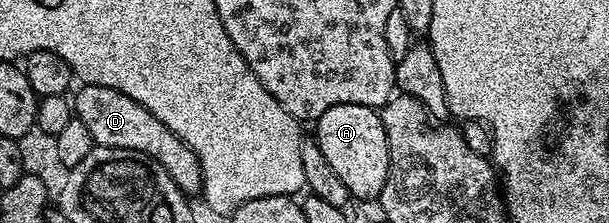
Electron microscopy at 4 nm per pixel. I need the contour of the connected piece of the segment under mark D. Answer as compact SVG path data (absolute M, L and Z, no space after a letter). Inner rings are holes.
M89 83L81 88L74 98L74 115L82 121L82 125L86 125L86 129L90 129L90 137L95 146L134 149L154 157L154 161L161 163L174 177L178 189L182 189L189 197L195 196L195 191L197 194L203 188L202 165L194 149L170 133L170 129L162 125L162 121L158 121L150 109L138 105L138 101L126 97L126 93L118 89L106 89L106 85Z

